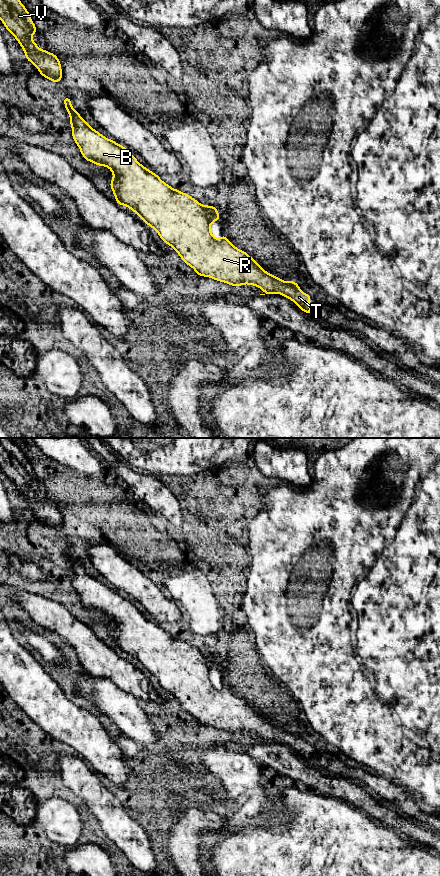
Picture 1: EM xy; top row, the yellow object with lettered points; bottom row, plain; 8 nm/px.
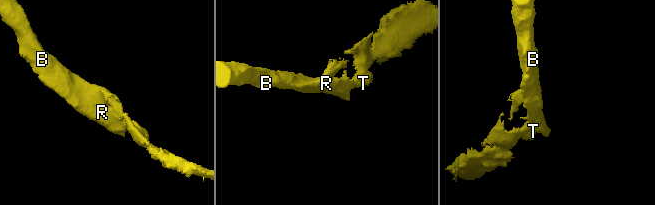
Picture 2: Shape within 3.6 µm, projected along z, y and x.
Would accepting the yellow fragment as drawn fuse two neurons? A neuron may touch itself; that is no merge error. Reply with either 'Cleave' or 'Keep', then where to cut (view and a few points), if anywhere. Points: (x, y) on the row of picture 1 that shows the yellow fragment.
Keep. No split

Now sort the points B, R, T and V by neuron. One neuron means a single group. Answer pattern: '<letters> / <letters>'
B R T V

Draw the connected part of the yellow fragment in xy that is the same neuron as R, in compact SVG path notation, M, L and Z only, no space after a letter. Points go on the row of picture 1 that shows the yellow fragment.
M66 96L63 102L70 116L72 138L84 159L98 166L108 167L112 171L114 178L110 181L110 187L115 201L120 206L130 208L153 228L162 241L170 245L199 277L210 277L237 287L243 284L257 286L265 292L260 295L278 293L293 301L306 314L312 315L312 295L303 293L295 281L282 281L279 277L266 272L248 253L236 248L225 235L219 239L212 235L211 224L220 220L216 207L202 205L189 194L170 187L159 178L159 175L141 165L124 146L91 128L72 107L71 98Z

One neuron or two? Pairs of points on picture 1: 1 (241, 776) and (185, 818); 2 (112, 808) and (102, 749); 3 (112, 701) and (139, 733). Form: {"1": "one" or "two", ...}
{"1": "one", "2": "two", "3": "one"}

